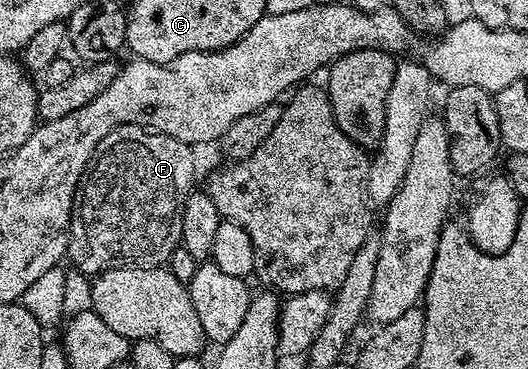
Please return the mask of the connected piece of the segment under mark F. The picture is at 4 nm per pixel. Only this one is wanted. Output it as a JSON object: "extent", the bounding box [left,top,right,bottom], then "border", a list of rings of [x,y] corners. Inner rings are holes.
{"extent":[66,127,196,277],"border":[[[116,127],[106,133],[94,149],[78,191],[78,210],[72,221],[66,252],[67,258],[72,258],[71,266],[89,277],[116,267],[163,268],[181,246],[182,213],[194,190],[192,178],[196,175],[192,151],[187,143],[143,127]]]}

